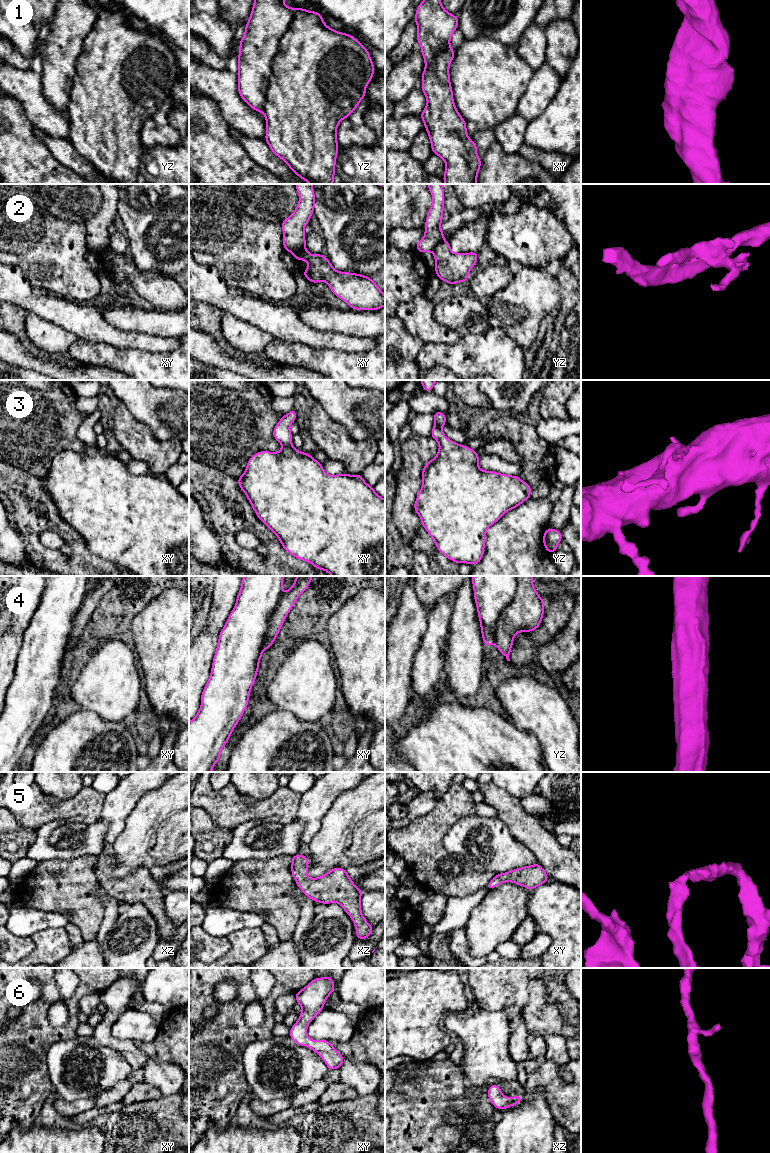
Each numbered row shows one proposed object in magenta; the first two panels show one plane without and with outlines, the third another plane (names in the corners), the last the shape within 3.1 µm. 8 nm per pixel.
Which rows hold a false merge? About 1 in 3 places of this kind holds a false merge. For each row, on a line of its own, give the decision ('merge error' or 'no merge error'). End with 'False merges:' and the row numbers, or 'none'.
1: no merge error
2: merge error
3: no merge error
4: merge error
5: no merge error
6: no merge error
False merges: 2, 4

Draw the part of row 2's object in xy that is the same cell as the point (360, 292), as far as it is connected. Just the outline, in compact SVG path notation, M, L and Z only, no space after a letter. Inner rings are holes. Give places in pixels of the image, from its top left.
M305 247L293 255L295 260L308 263L309 267L302 272L309 282L325 281L331 291L352 309L368 311L385 306L385 295L370 277L337 271L323 254L312 255Z

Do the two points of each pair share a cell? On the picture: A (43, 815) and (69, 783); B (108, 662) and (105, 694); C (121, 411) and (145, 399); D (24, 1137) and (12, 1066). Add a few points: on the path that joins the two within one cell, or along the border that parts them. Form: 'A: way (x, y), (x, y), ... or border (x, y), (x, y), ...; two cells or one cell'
A: border (37, 785), (44, 793), (62, 799), (79, 790); two cells
B: way (108, 670), (108, 686); one cell
C: border (121, 402), (134, 416); two cells
D: border (36, 1122), (26, 1128), (15, 1122), (10, 1131); two cells

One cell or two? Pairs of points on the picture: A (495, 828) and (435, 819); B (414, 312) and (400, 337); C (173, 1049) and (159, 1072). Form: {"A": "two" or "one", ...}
{"A": "two", "B": "two", "C": "two"}

